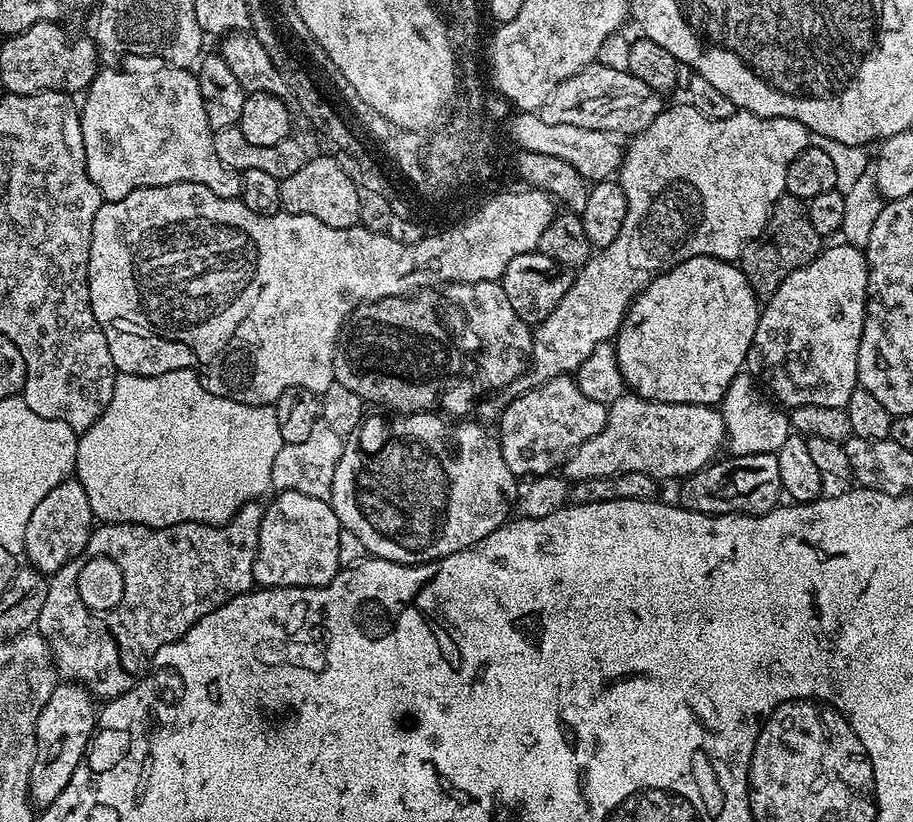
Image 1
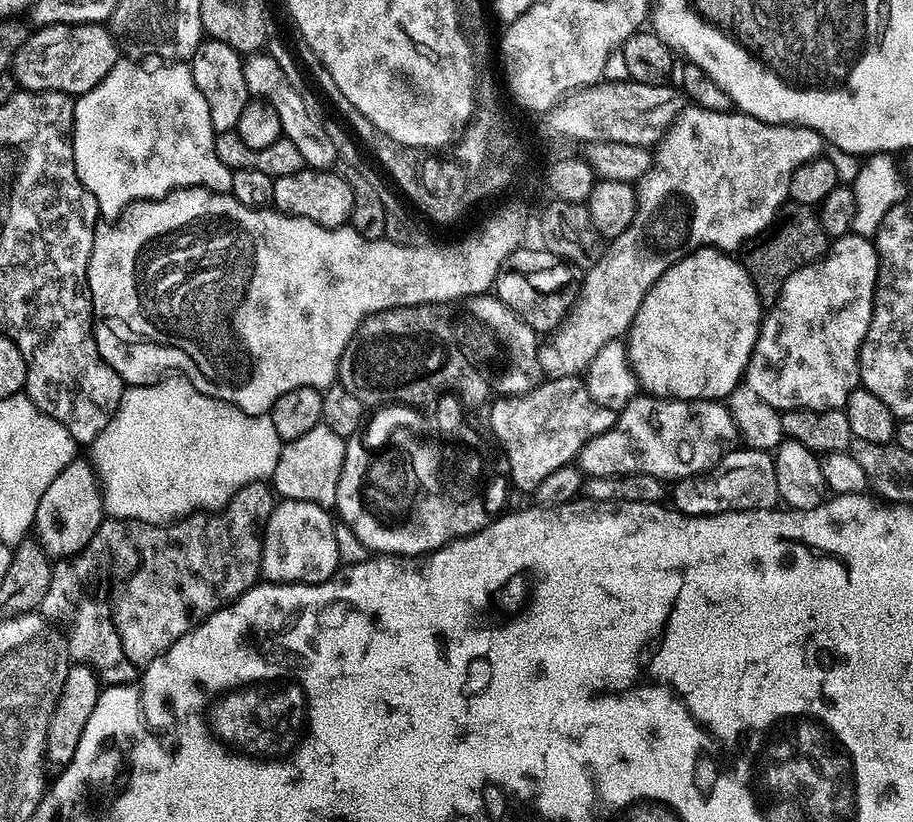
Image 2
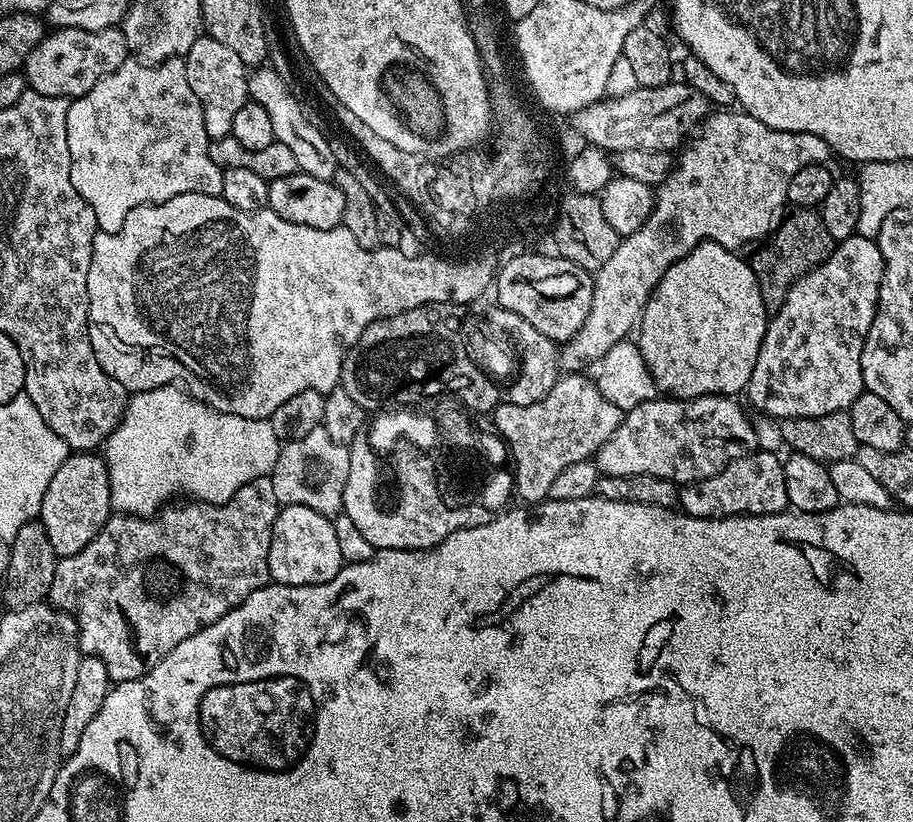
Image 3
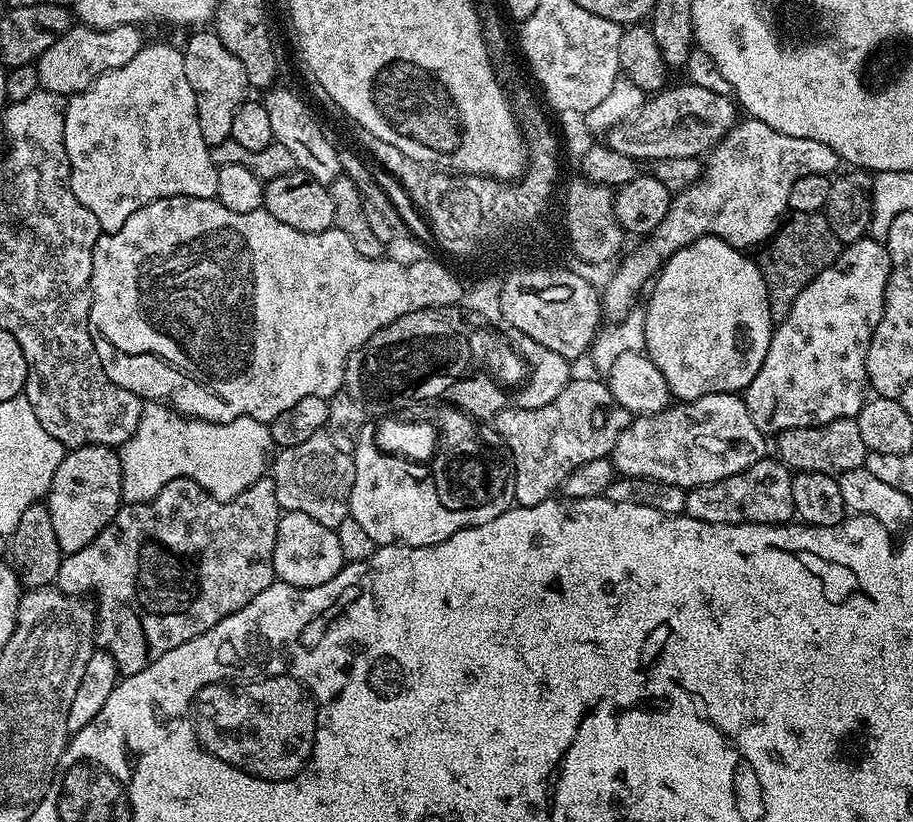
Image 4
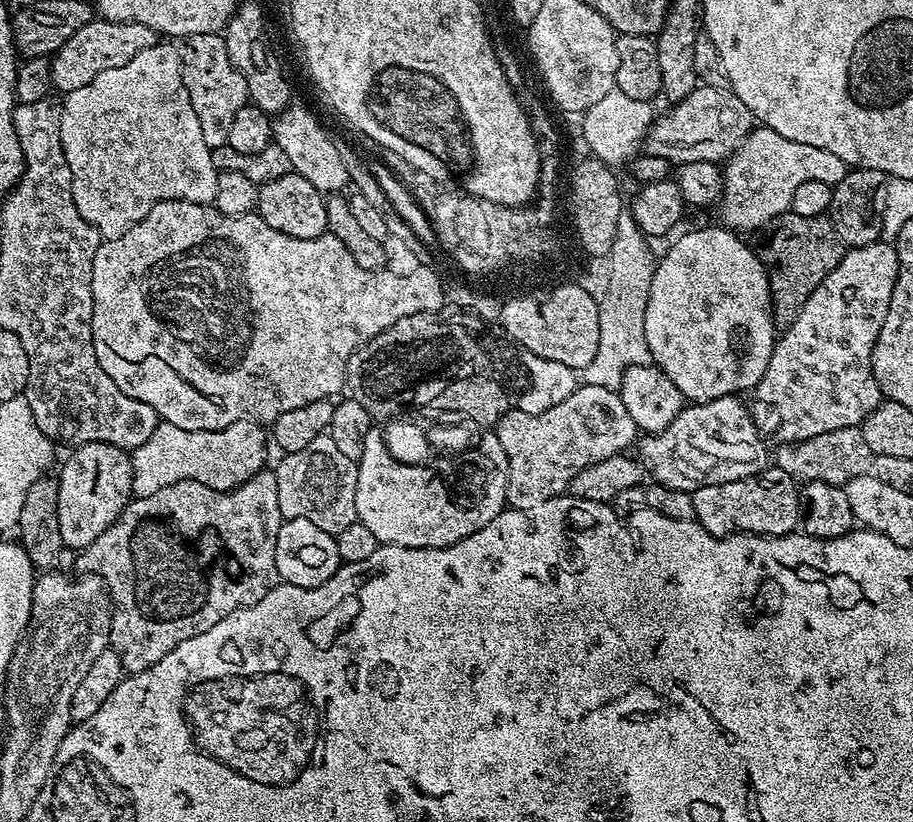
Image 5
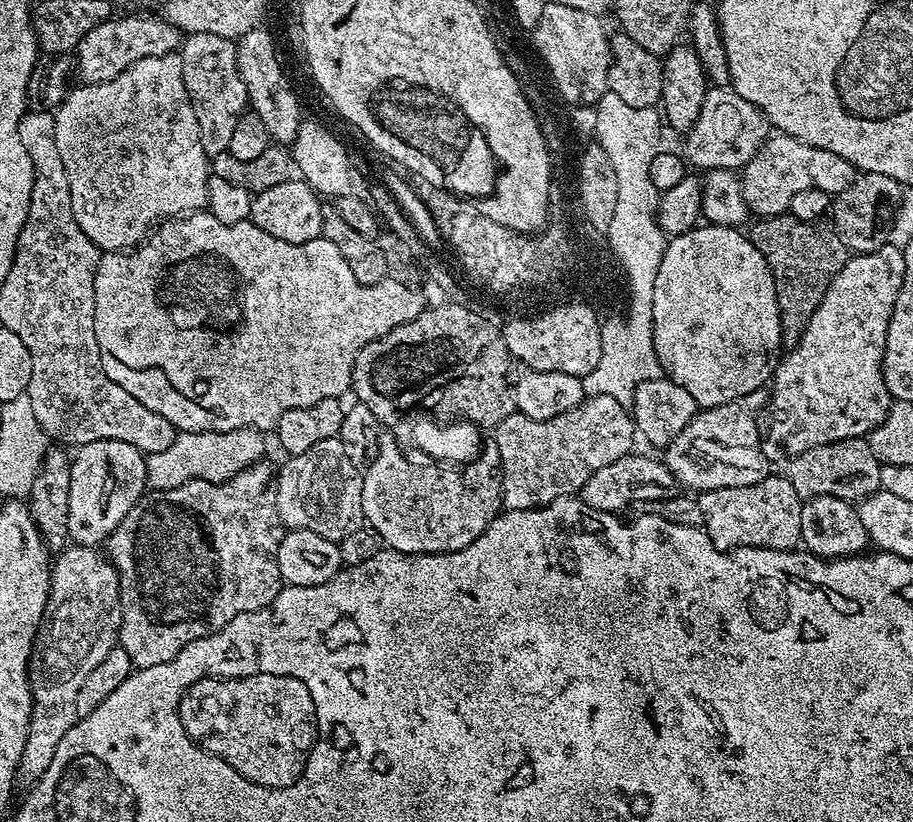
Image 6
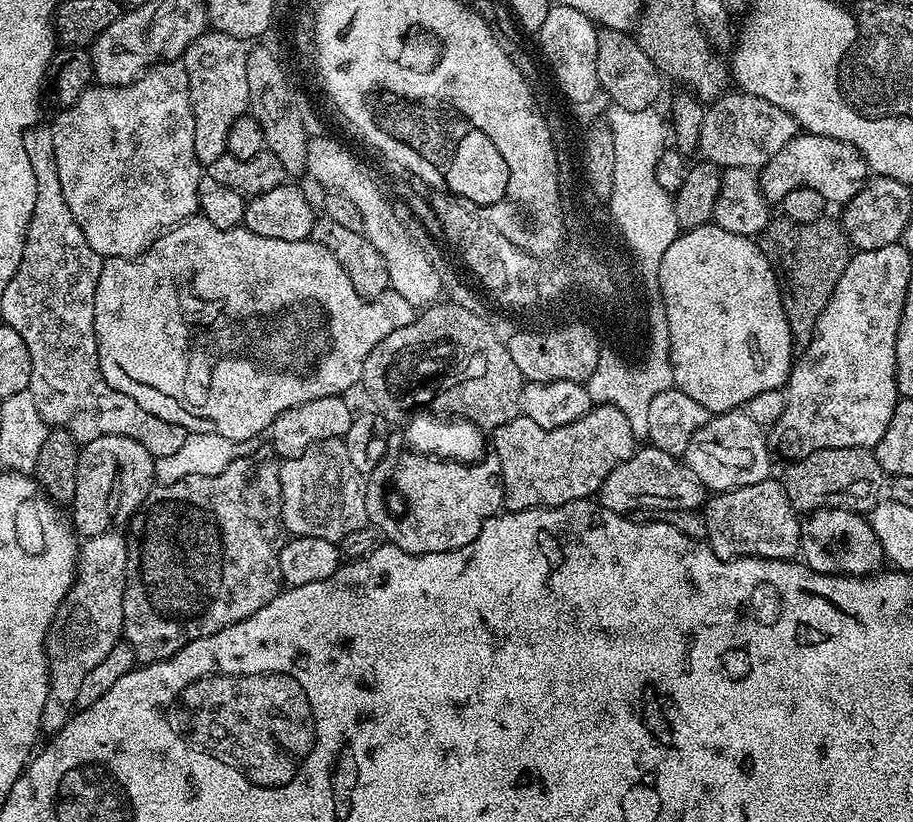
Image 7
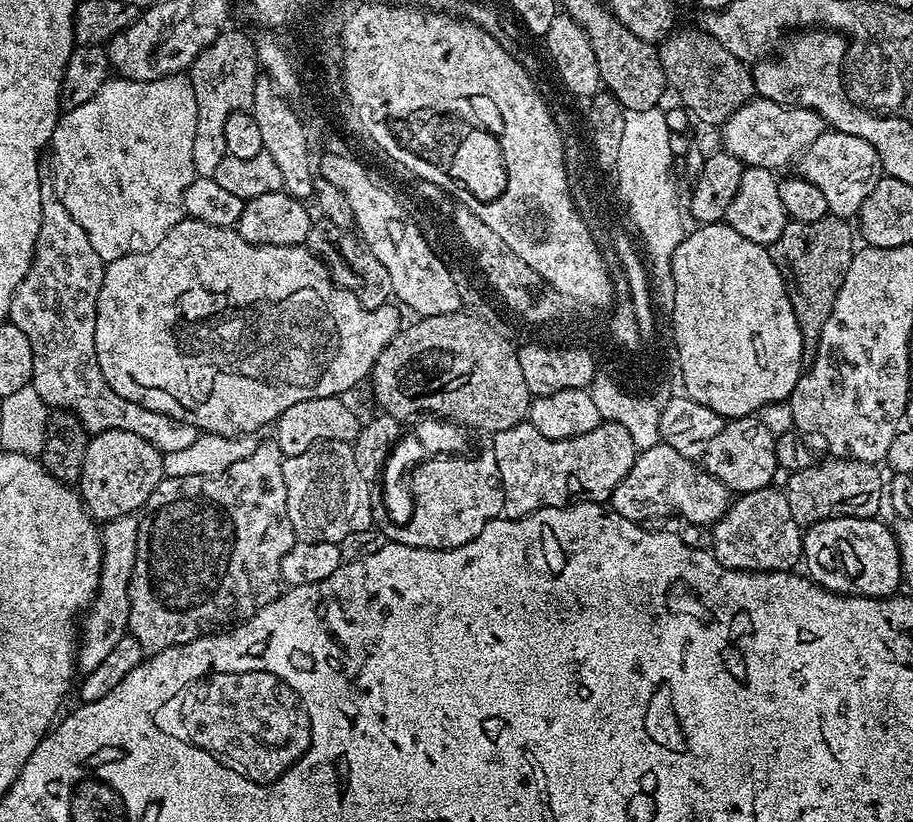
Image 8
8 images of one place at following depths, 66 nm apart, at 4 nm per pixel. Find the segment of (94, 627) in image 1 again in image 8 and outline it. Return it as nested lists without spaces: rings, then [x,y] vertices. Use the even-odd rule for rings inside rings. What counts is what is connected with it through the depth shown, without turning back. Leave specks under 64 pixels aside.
[[[268,438],[261,444],[259,441],[249,456],[234,462],[234,466],[230,466],[218,474],[213,476],[165,476],[164,481],[154,490],[154,494],[150,494],[150,498],[143,507],[144,513],[140,516],[136,561],[132,567],[132,577],[130,578],[130,618],[128,619],[128,632],[134,638],[138,638],[145,653],[161,652],[179,644],[189,644],[191,640],[197,640],[199,636],[219,633],[225,625],[235,626],[248,620],[256,613],[257,608],[278,599],[282,591],[280,578],[282,558],[286,554],[286,550],[293,548],[297,542],[294,530],[290,526],[290,514],[286,510],[286,478],[282,478],[282,465],[284,465],[284,455],[278,442],[275,438]]]

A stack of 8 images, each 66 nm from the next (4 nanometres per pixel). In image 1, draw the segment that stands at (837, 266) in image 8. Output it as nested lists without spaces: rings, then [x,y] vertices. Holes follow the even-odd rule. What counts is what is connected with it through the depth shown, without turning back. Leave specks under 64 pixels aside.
[[[785,194],[778,198],[778,202],[774,202],[762,234],[754,237],[741,250],[738,267],[746,282],[750,282],[750,290],[754,290],[757,301],[767,302],[778,290],[778,286],[782,286],[782,282],[794,274],[794,270],[809,264],[821,251],[822,237],[810,223],[807,203],[797,196]]]

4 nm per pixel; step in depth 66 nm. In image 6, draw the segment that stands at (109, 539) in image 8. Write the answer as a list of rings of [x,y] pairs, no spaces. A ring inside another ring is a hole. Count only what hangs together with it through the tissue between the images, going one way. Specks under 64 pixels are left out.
[[[69,543],[64,551],[55,557],[50,571],[52,584],[48,588],[48,601],[44,607],[44,616],[40,620],[40,625],[36,631],[36,641],[32,643],[32,656],[28,659],[28,685],[32,687],[32,717],[28,727],[28,741],[22,750],[22,758],[18,769],[19,779],[21,781],[28,780],[27,782],[39,780],[40,775],[46,770],[46,766],[50,766],[50,758],[54,758],[54,750],[58,750],[58,742],[62,742],[62,738],[66,738],[66,730],[70,730],[70,726],[76,724],[78,719],[76,703],[78,702],[78,690],[82,687],[82,681],[90,675],[90,670],[94,670],[94,666],[98,666],[98,662],[102,662],[102,658],[106,658],[106,654],[110,654],[112,648],[117,647],[120,630],[120,576],[117,574],[111,560],[99,547]]]

